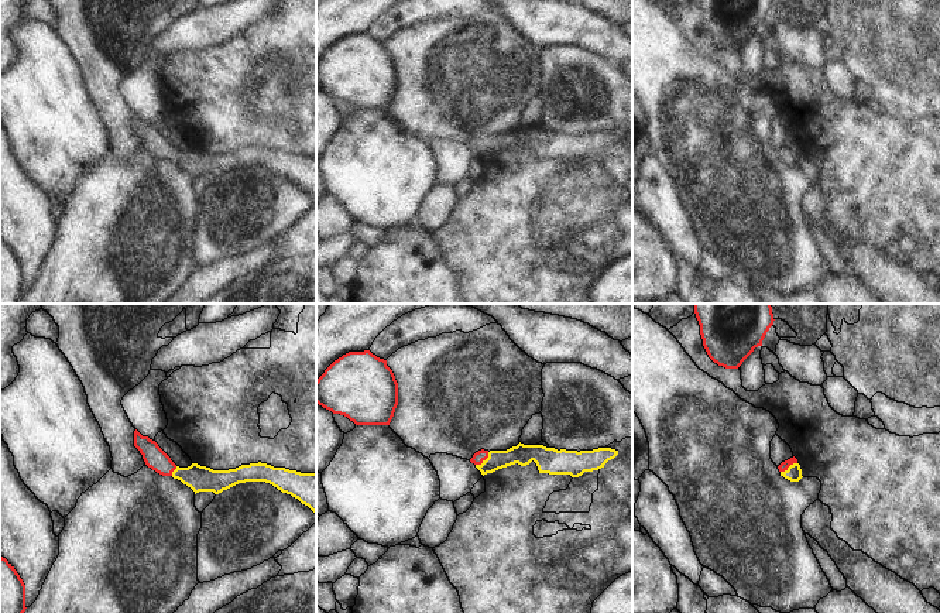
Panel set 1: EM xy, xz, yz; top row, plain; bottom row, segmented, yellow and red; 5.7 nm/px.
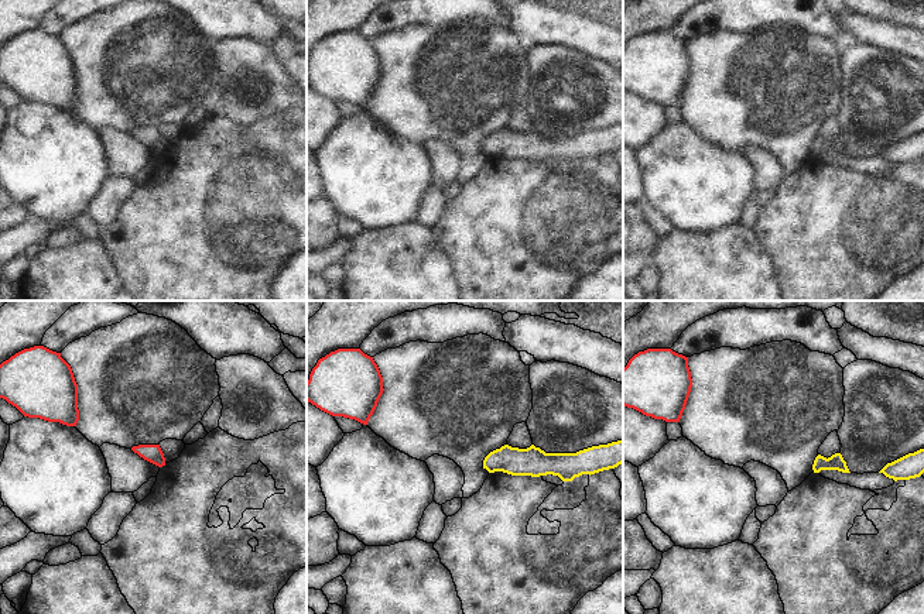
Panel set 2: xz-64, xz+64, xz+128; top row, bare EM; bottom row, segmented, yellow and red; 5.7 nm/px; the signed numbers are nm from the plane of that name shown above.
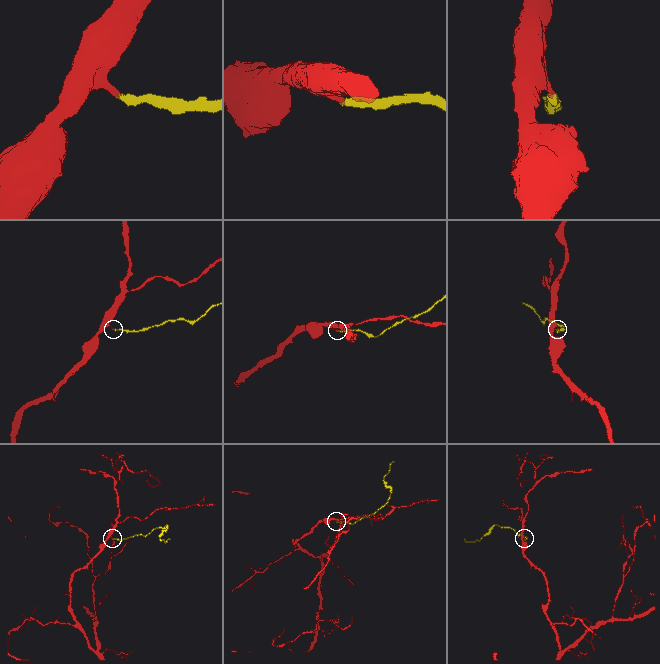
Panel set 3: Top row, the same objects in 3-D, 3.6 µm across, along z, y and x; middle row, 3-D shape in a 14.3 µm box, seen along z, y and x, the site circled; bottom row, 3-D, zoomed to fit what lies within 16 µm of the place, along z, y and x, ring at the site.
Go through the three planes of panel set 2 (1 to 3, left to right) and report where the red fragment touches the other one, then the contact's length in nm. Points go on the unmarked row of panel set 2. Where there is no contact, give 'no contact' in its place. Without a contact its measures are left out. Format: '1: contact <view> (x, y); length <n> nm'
1: no contact
2: no contact
3: no contact

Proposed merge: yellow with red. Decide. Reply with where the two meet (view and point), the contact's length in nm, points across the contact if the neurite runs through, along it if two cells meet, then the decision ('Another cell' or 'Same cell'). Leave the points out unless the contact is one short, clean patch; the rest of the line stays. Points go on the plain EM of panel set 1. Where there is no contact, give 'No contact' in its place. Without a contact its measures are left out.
Touches yellow at xz (483, 144). Shared border 110 nm. Path across: xz (521, 137), (483, 144), (481, 139). Same cell.

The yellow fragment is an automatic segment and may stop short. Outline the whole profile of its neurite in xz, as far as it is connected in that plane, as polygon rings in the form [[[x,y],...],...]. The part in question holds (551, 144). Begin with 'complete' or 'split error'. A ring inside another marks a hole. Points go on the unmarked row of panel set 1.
split error; [[[519,126],[507,134],[488,136],[481,133],[473,138],[470,145],[476,148],[483,160],[515,147],[526,150],[534,144],[539,157],[579,161],[584,155],[604,151],[604,148],[617,138],[618,134],[611,131],[577,136],[566,133],[558,134],[543,129],[524,129]]]

